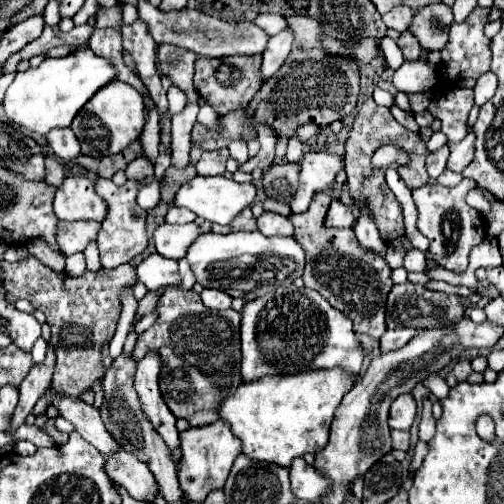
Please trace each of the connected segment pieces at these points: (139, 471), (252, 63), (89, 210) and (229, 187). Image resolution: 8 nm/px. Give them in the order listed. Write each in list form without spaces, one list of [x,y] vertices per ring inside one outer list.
[[[123,448],[107,456],[105,472],[117,486],[125,488],[129,496],[137,500],[147,500],[155,496],[155,478],[149,466],[145,466],[145,462],[137,460]]]
[[[261,54],[253,56],[227,56],[227,58],[207,58],[199,56],[195,62],[195,90],[199,96],[213,106],[219,116],[233,110],[247,110],[249,102],[259,92],[261,78]]]
[[[69,176],[55,192],[53,212],[59,220],[97,220],[105,218],[105,202],[93,190],[93,182],[83,176]]]
[[[195,174],[195,178],[179,188],[175,194],[171,206],[175,208],[187,208],[193,214],[201,216],[207,222],[217,222],[217,224],[229,224],[233,218],[247,208],[255,198],[255,186],[253,184],[239,184],[235,180],[229,180],[225,176],[201,176]]]

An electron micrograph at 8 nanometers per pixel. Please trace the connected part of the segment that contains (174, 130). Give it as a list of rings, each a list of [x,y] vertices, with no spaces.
[[[187,104],[187,108],[173,116],[171,120],[171,150],[173,150],[173,166],[185,168],[189,164],[189,148],[191,148],[191,130],[195,126],[195,118],[199,112],[199,104]]]

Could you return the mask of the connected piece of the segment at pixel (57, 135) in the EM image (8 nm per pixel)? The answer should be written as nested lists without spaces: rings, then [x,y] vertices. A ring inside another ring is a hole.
[[[57,128],[57,130],[51,130],[47,134],[47,142],[49,142],[49,148],[61,158],[61,160],[73,160],[75,156],[79,156],[81,152],[81,146],[79,146],[79,140],[77,136],[73,134],[71,128]]]

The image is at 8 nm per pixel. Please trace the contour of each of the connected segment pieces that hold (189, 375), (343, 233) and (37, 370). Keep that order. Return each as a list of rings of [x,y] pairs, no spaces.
[[[167,286],[157,300],[155,306],[157,320],[155,324],[145,330],[137,338],[137,346],[133,350],[133,360],[141,360],[149,352],[157,352],[161,356],[161,374],[159,374],[159,388],[163,394],[165,404],[177,418],[185,418],[191,426],[207,426],[217,420],[215,406],[221,398],[225,398],[233,388],[237,388],[243,380],[239,374],[239,362],[241,362],[241,352],[239,352],[239,322],[241,314],[233,308],[229,310],[211,310],[205,308],[199,294],[193,290],[181,290],[177,286]]]
[[[317,192],[307,212],[289,214],[289,220],[295,226],[295,240],[303,246],[307,256],[303,272],[305,286],[317,290],[333,308],[347,314],[355,324],[355,332],[381,338],[385,332],[385,300],[393,286],[391,268],[385,256],[365,250],[351,228],[325,226],[329,204],[331,196],[327,192]]]
[[[49,346],[47,358],[41,364],[35,364],[19,386],[19,392],[21,392],[19,394],[19,404],[17,404],[13,416],[11,416],[11,422],[9,422],[11,430],[5,430],[7,434],[13,434],[25,422],[25,418],[31,414],[35,402],[43,396],[45,386],[49,386],[51,376],[53,376],[53,350]]]

